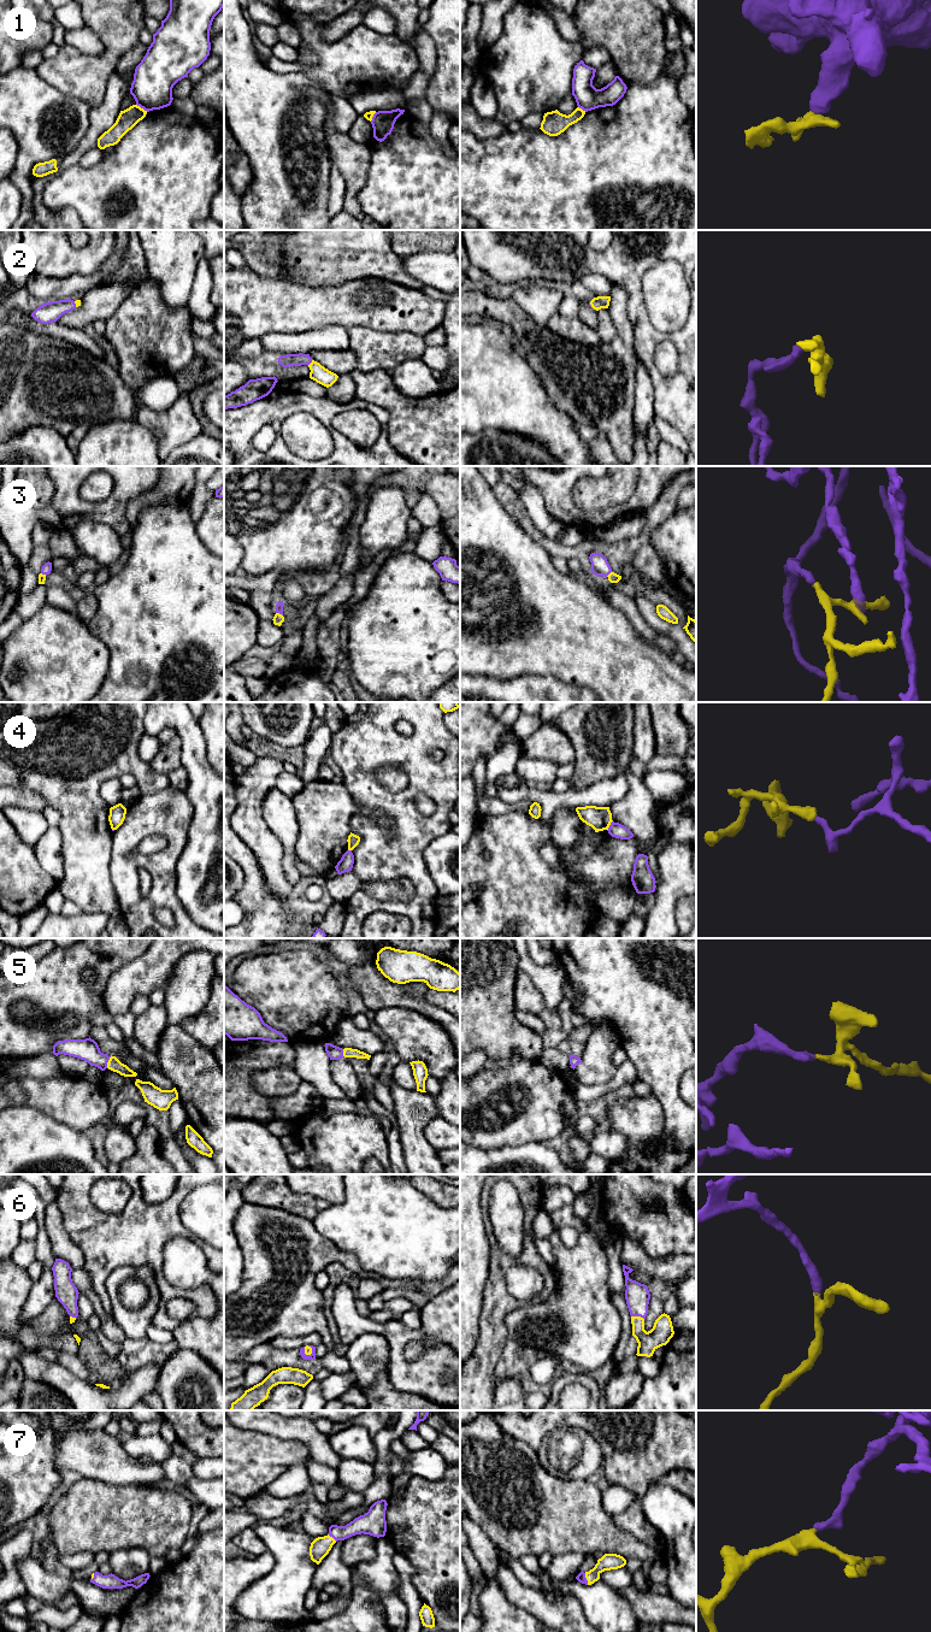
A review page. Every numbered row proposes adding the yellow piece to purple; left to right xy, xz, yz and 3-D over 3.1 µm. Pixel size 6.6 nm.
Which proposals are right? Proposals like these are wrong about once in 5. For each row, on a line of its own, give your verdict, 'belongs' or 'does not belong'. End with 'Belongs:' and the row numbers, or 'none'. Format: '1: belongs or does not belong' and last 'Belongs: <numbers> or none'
1: does not belong
2: belongs
3: belongs
4: does not belong
5: belongs
6: belongs
7: belongs
Belongs: 2, 3, 5, 6, 7

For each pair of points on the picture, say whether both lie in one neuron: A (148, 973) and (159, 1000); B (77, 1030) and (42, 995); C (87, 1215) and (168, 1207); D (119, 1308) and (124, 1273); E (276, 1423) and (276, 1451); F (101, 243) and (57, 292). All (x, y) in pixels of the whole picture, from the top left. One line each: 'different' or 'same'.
A: different
B: same
C: same
D: same
E: different
F: different

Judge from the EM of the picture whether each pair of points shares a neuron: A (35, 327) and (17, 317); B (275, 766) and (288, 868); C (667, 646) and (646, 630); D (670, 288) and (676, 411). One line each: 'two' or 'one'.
A: one
B: two
C: one
D: two

